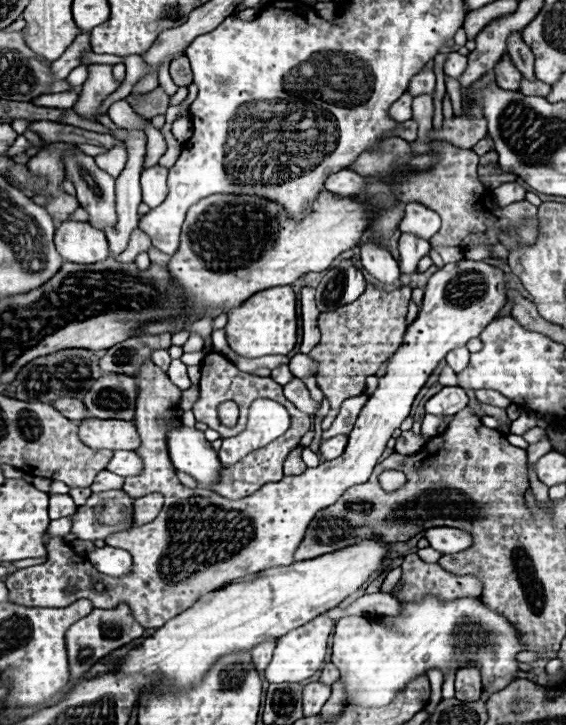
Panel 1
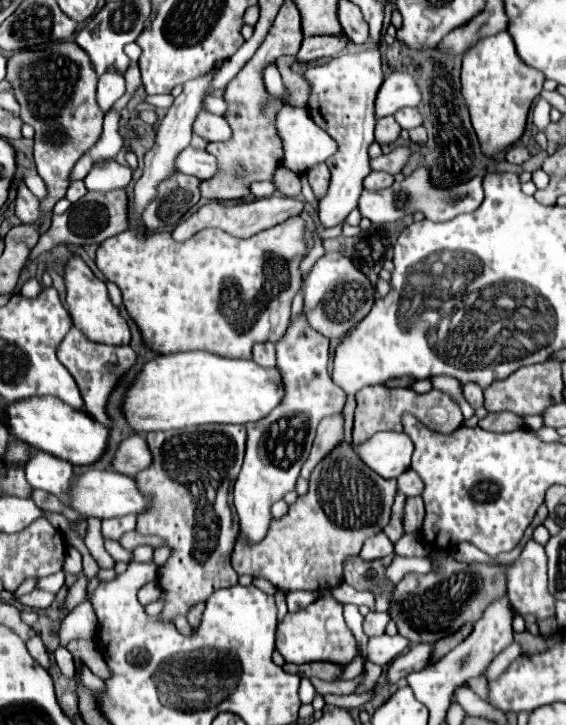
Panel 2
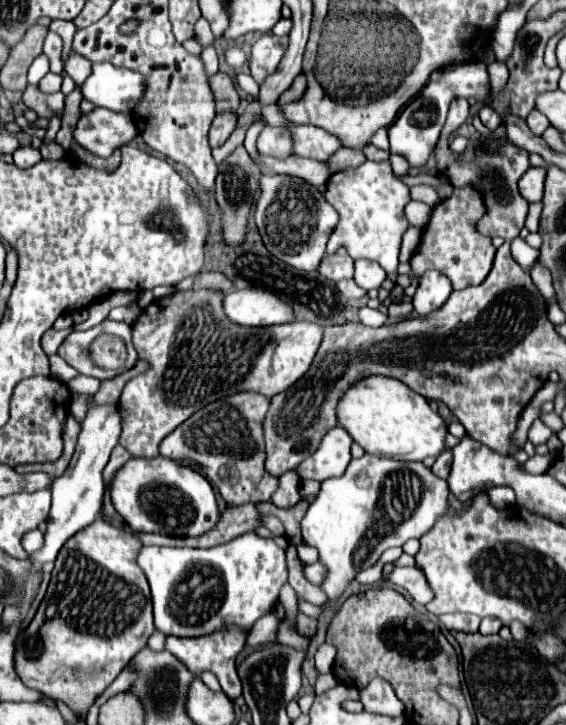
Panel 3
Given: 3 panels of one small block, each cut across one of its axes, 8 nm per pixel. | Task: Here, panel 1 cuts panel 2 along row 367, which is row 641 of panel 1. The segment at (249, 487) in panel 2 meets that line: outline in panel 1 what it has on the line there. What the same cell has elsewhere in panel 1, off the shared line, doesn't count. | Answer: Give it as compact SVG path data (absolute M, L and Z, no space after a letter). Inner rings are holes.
M318 616L314 620L310 620L308 624L290 630L288 634L280 636L276 642L276 650L272 656L272 662L266 668L266 680L270 684L282 684L282 682L302 682L306 678L310 678L316 670L320 670L324 658L326 658L326 650L328 650L328 636L332 634L334 628L334 620Z

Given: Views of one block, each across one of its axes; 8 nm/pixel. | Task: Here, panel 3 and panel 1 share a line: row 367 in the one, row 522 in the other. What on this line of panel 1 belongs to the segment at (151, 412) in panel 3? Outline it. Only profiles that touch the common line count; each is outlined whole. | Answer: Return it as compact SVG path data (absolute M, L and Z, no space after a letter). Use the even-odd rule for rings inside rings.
M464 258L454 264L446 264L442 270L432 274L432 278L428 280L426 290L424 290L424 300L422 300L420 312L418 312L416 320L406 328L404 342L400 344L400 348L390 356L388 372L380 378L376 392L368 398L366 406L362 408L362 412L354 424L354 430L348 434L348 444L346 444L346 450L342 452L342 456L322 462L318 468L306 468L306 472L302 472L300 476L284 476L280 482L268 482L258 492L254 492L246 498L240 498L240 500L228 500L228 498L216 496L214 492L204 490L204 488L186 488L178 482L176 468L172 466L170 456L168 456L166 434L168 434L168 430L182 426L182 420L176 416L170 416L166 424L160 424L158 420L162 414L166 414L170 410L174 410L174 412L178 410L182 390L178 386L174 386L158 366L154 366L152 362L146 364L146 368L142 368L142 372L138 372L138 376L134 376L136 384L140 388L134 424L136 424L140 440L142 440L142 444L138 448L138 456L144 462L144 472L142 472L142 476L126 478L124 492L134 500L142 498L150 492L160 492L164 496L164 506L162 506L160 514L156 516L156 520L110 536L110 546L124 548L132 554L134 572L124 578L102 576L98 570L90 570L90 562L86 560L86 556L76 554L72 550L72 546L66 544L62 538L54 538L54 540L46 538L44 542L48 548L48 560L40 566L22 568L22 570L6 576L6 586L10 590L8 598L14 604L30 606L30 608L64 608L74 604L76 600L82 600L82 598L90 600L94 608L116 608L118 604L124 602L130 606L132 616L140 626L160 628L166 624L166 620L188 610L204 594L218 590L236 578L242 578L242 576L248 576L254 572L262 572L262 570L274 568L274 566L294 564L294 552L300 546L300 542L304 540L306 528L308 528L310 520L316 516L316 512L332 506L342 496L342 492L346 492L346 488L350 488L354 484L362 484L370 478L372 468L376 466L380 454L384 452L388 438L402 424L402 420L410 414L410 408L412 408L412 402L414 402L418 390L424 386L430 372L436 368L436 364L446 356L446 352L450 352L450 348L466 346L466 342L470 338L476 338L482 332L482 328L486 328L486 324L490 324L496 318L496 314L502 310L504 304L506 304L506 278L504 278L504 272L492 264L486 264L482 260L466 260ZM72 580L76 580L78 592L66 596L64 590Z

